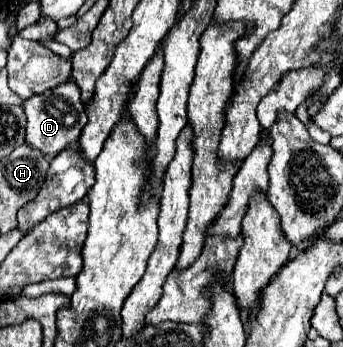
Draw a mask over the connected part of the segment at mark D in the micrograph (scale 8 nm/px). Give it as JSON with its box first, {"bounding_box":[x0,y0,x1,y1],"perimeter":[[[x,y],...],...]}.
{"bounding_box":[24,80,88,158],"perimeter":[[[72,80],[54,90],[48,90],[44,94],[36,94],[34,98],[28,98],[24,102],[24,110],[28,116],[26,144],[30,144],[34,150],[42,152],[48,158],[54,158],[64,148],[78,142],[78,138],[82,134],[82,126],[86,126],[86,122],[88,122],[86,110],[80,100],[80,90]]]}

